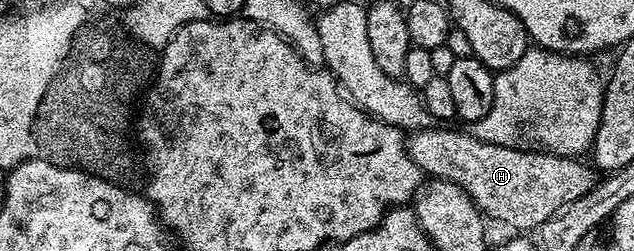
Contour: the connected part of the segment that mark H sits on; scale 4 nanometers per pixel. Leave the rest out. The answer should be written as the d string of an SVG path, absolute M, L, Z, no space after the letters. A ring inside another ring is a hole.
M428 126L412 131L407 140L408 154L428 177L452 180L469 194L484 217L492 216L511 228L537 230L550 216L577 198L585 198L597 183L596 169L574 156L553 156L546 150L522 152L519 146L506 148L479 140L470 131L450 132L447 128Z

